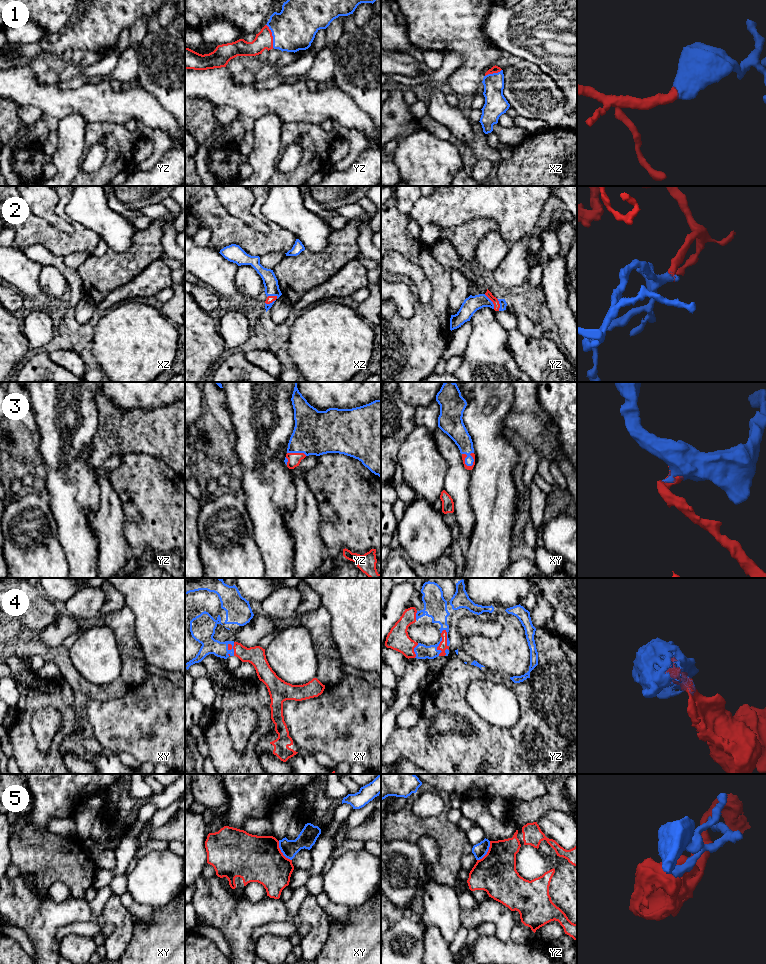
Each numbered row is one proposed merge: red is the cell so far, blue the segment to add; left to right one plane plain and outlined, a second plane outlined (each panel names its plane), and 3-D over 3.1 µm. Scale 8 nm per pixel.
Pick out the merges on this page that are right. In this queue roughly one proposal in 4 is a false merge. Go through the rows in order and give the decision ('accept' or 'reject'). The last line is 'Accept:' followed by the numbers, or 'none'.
1: accept
2: accept
3: accept
4: accept
5: reject
Accept: 1, 2, 3, 4

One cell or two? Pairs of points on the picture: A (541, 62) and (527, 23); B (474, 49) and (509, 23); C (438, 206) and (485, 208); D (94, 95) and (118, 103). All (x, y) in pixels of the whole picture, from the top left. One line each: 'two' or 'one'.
A: one
B: two
C: one
D: one

